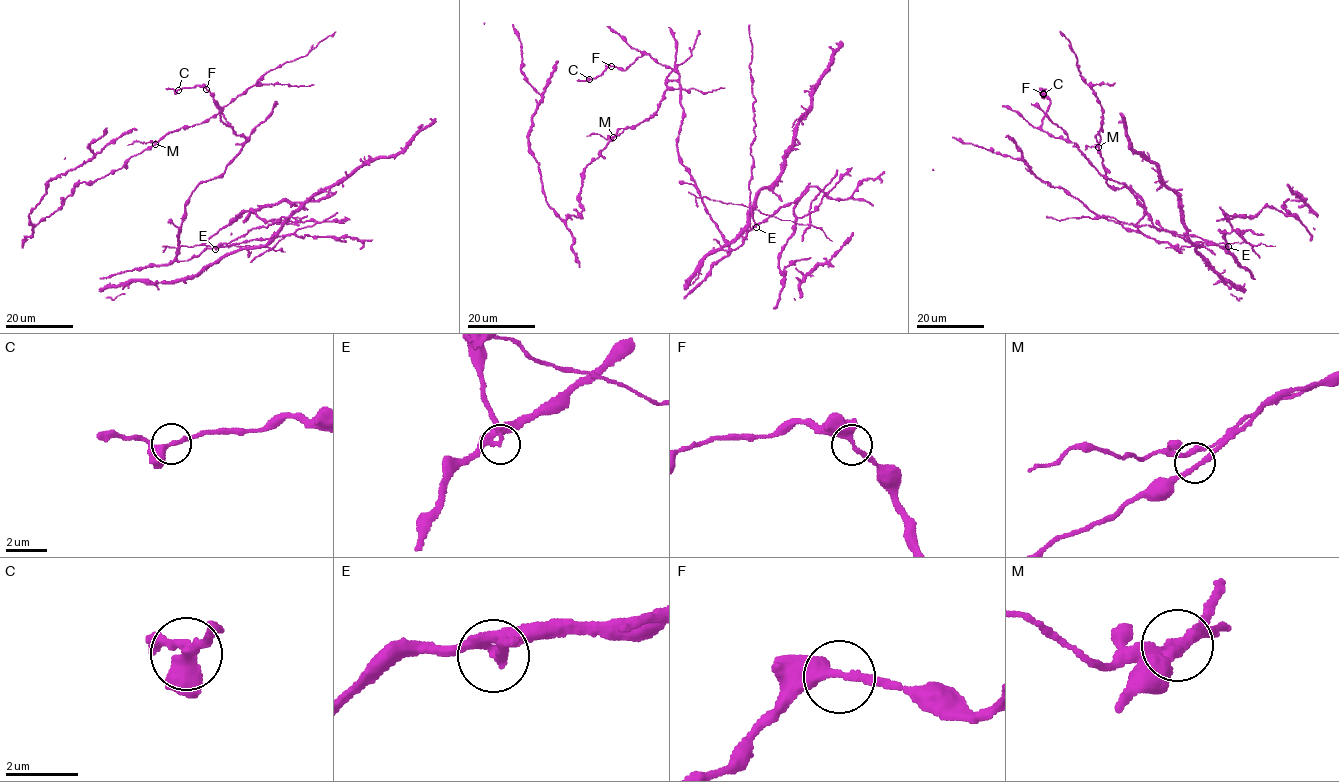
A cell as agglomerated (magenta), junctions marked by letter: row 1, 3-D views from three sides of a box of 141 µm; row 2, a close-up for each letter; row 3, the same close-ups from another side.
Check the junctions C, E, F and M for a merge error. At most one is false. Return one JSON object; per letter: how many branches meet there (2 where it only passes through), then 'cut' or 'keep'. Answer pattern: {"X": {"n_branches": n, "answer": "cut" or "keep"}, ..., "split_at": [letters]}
{"C": {"n_branches": 3, "answer": "keep"}, "E": {"n_branches": 3, "answer": "cut"}, "F": {"n_branches": 3, "answer": "keep"}, "M": {"n_branches": 3, "answer": "keep"}, "split_at": ["E"]}

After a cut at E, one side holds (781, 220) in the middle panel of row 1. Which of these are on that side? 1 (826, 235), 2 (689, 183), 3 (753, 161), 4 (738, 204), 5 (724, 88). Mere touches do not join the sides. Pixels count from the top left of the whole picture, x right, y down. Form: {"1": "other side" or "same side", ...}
{"1": "same side", "2": "other side", "3": "same side", "4": "same side", "5": "other side"}

